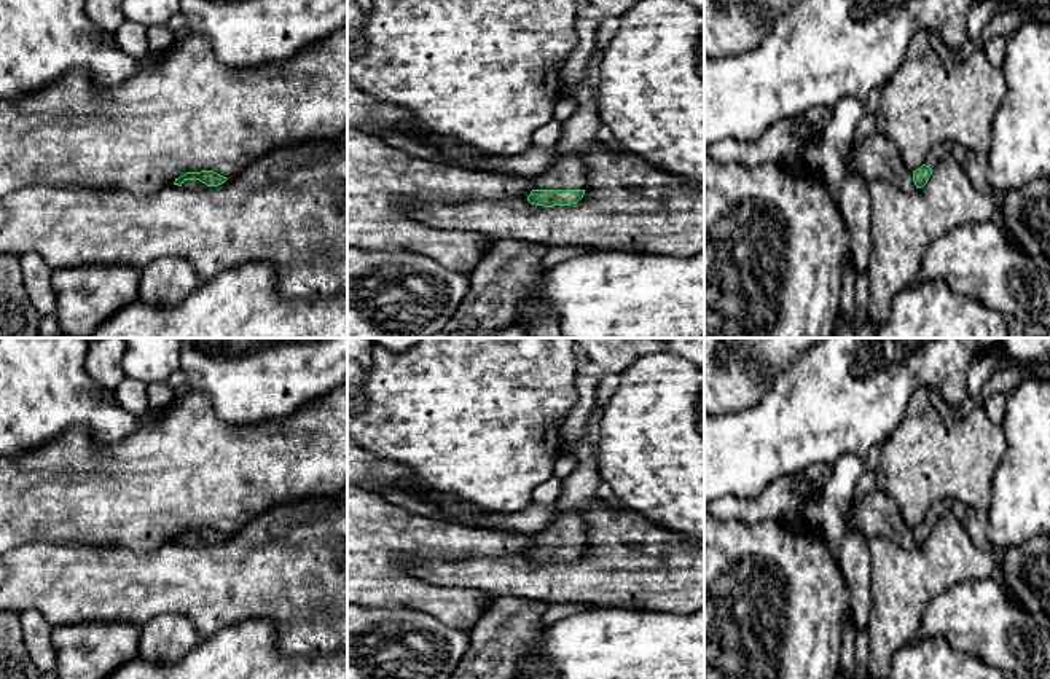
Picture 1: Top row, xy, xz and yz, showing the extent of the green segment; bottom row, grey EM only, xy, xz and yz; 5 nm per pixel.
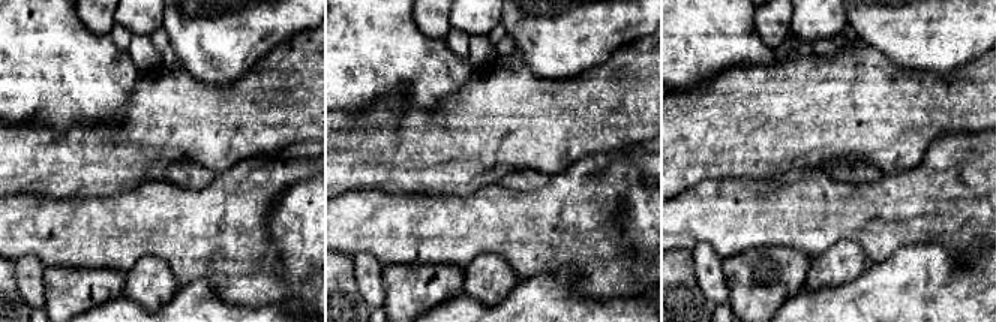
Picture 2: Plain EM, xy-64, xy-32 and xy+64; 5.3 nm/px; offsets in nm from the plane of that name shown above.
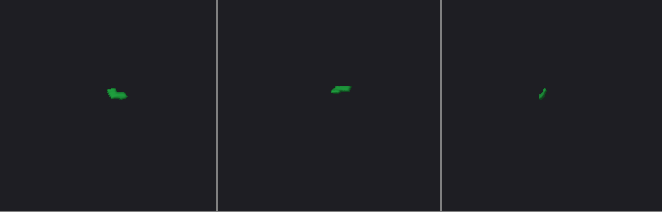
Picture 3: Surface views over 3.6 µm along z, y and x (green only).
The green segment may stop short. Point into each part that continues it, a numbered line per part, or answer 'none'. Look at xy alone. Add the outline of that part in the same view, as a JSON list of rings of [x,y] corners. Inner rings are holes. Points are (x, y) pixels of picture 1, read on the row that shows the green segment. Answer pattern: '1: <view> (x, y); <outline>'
1: xy (188, 184); [[[185,180],[185,182],[182,183],[182,186],[190,188],[190,190],[214,188],[214,186],[207,186],[206,183],[199,182],[199,180]]]

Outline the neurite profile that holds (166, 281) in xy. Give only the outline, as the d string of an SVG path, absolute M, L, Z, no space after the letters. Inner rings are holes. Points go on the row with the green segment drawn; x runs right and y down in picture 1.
M163 257L140 269L139 300L153 306L174 306L201 282L188 260Z

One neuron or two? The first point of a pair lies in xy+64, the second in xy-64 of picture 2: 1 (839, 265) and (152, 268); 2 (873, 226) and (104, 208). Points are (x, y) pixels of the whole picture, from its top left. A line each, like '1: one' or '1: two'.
1: one
2: one

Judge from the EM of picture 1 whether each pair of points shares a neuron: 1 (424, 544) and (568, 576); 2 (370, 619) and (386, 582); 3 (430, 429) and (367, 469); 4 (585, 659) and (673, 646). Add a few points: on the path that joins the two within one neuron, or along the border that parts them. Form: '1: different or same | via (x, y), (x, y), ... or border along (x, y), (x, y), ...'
1: different | border along (518, 555), (443, 560)
2: different | border along (364, 606), (413, 609)
3: different | border along (364, 448), (402, 463), (413, 482)
4: same | via (607, 659), (650, 659)

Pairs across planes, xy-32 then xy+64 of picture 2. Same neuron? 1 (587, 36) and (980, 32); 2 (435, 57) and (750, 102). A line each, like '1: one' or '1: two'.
1: one
2: two

